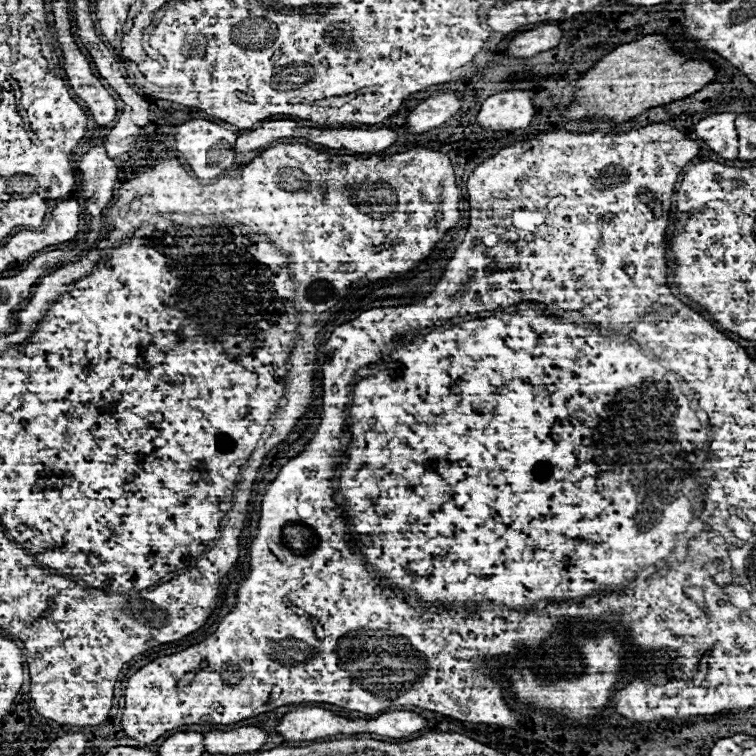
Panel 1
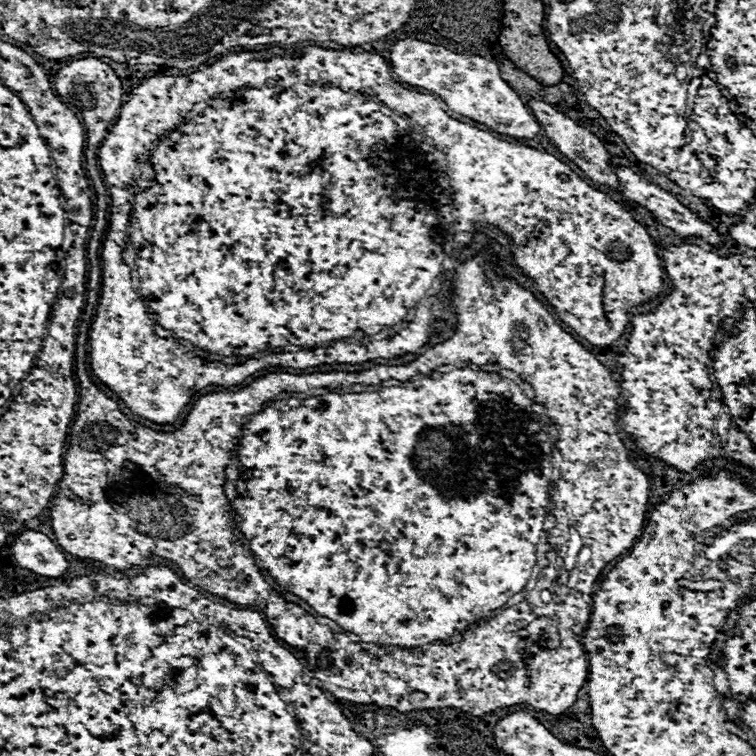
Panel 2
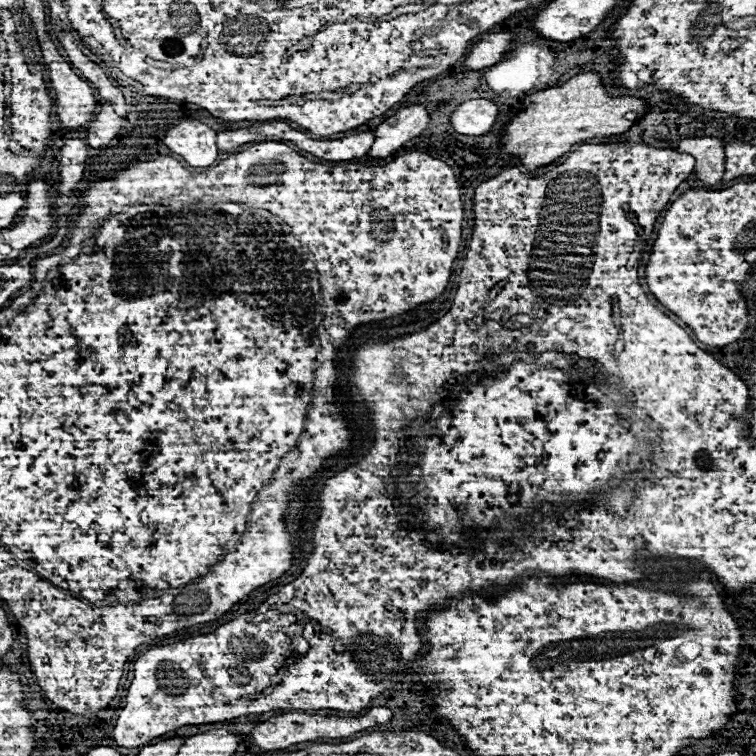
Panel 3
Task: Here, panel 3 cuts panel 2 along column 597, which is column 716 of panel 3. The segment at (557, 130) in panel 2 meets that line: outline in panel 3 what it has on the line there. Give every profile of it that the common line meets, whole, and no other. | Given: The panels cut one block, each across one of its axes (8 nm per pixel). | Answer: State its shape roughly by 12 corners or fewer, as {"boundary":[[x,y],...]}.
{"boundary":[[714,136],[684,138],[680,152],[696,158],[696,176],[718,184],[724,176],[724,146]]}

